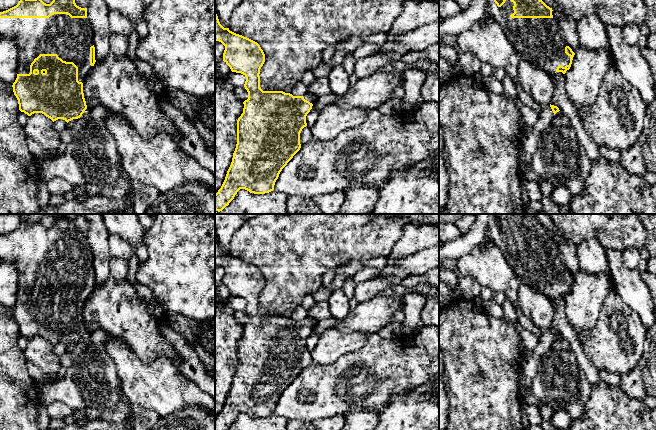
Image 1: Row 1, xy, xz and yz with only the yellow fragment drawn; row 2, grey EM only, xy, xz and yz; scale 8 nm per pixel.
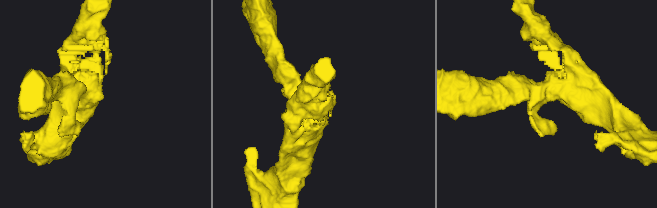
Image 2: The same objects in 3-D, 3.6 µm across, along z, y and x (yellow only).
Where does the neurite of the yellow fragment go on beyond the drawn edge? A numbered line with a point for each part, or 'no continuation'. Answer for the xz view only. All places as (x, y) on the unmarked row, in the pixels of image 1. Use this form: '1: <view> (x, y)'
1: xz (309, 320)

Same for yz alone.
1: yz (539, 265)
2: yz (529, 368)

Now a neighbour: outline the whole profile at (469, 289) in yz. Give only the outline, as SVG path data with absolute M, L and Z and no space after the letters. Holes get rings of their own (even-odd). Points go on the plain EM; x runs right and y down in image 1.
M465 278L455 291L455 298L464 298L479 303L481 286L471 278Z

